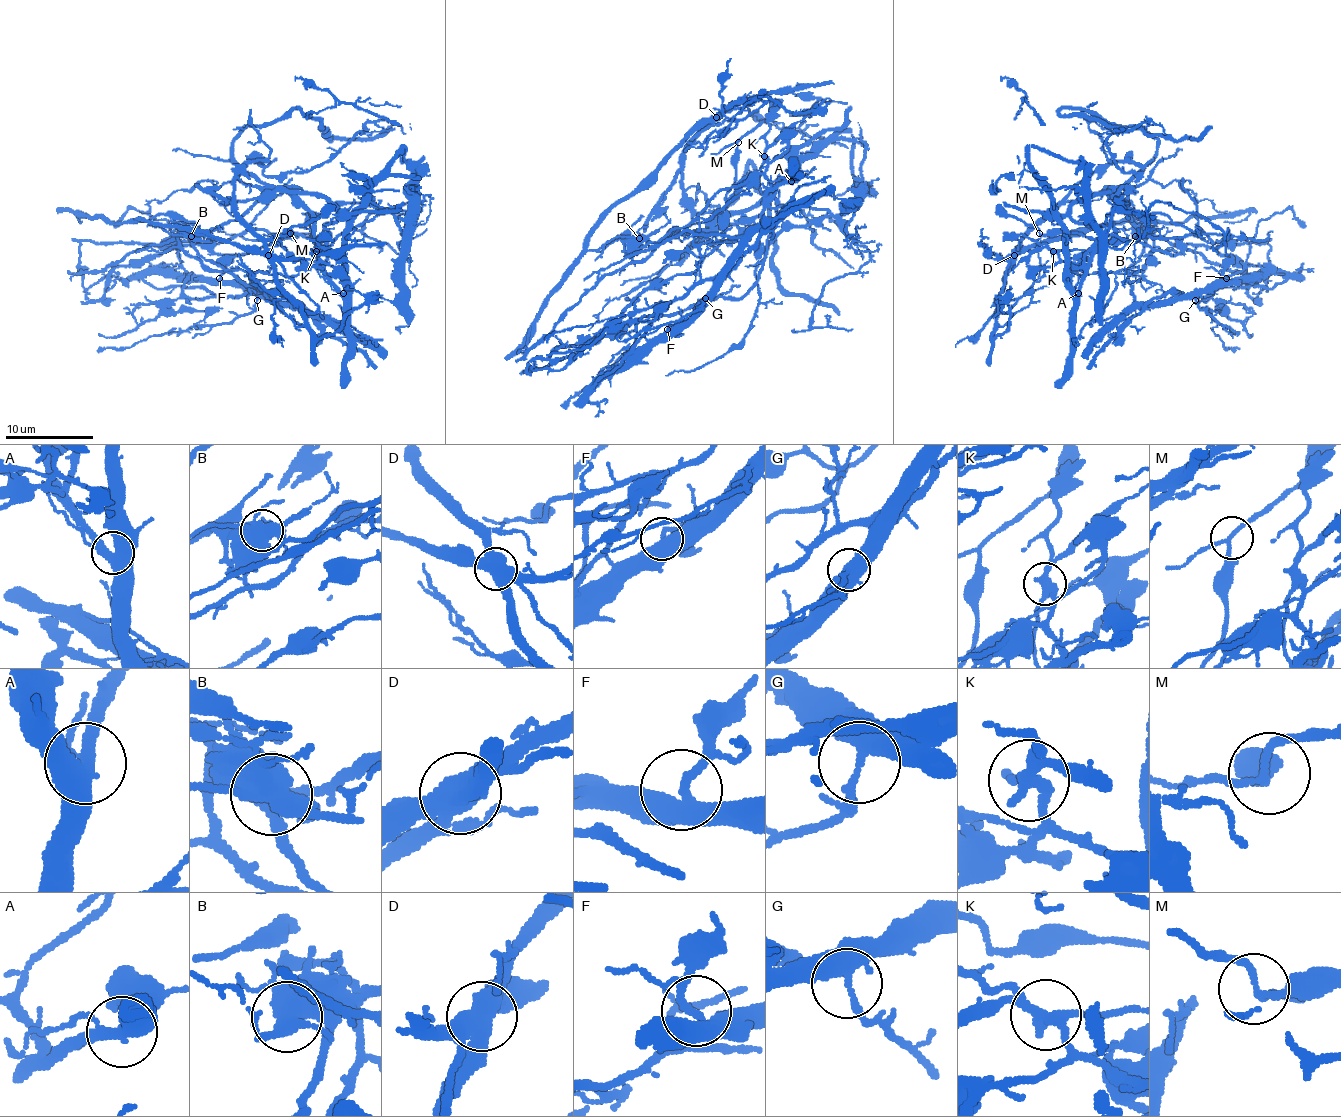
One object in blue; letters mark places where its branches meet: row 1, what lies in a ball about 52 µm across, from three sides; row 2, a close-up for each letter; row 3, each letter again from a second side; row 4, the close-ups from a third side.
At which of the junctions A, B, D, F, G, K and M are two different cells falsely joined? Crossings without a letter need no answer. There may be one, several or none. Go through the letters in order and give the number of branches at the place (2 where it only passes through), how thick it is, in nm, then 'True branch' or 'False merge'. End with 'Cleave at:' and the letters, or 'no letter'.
A: Branches: 3. Thickness 400 nm. True branch
B: Branches: 6. Thickness 600 nm. False merge
D: Branches: 4. Thickness 550 nm. False merge
F: Branches: 3. Thickness 320 nm. True branch
G: Branches: 3. Thickness 360 nm. True branch
K: Branches: 3. Thickness 280 nm. False merge
M: Branches: 3. Thickness 170 nm. True branch
Cleave at: B, D, K

